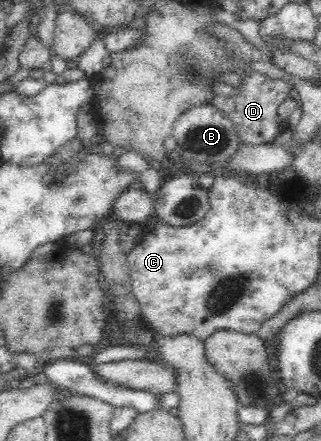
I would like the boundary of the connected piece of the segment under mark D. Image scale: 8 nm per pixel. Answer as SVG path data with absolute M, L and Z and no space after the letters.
M252 72L240 77L243 87L237 88L237 95L220 96L216 95L210 103L217 109L222 109L235 124L240 141L246 144L272 143L280 133L287 129L285 120L277 118L277 107L292 94L291 84L285 80L271 79L267 76Z

